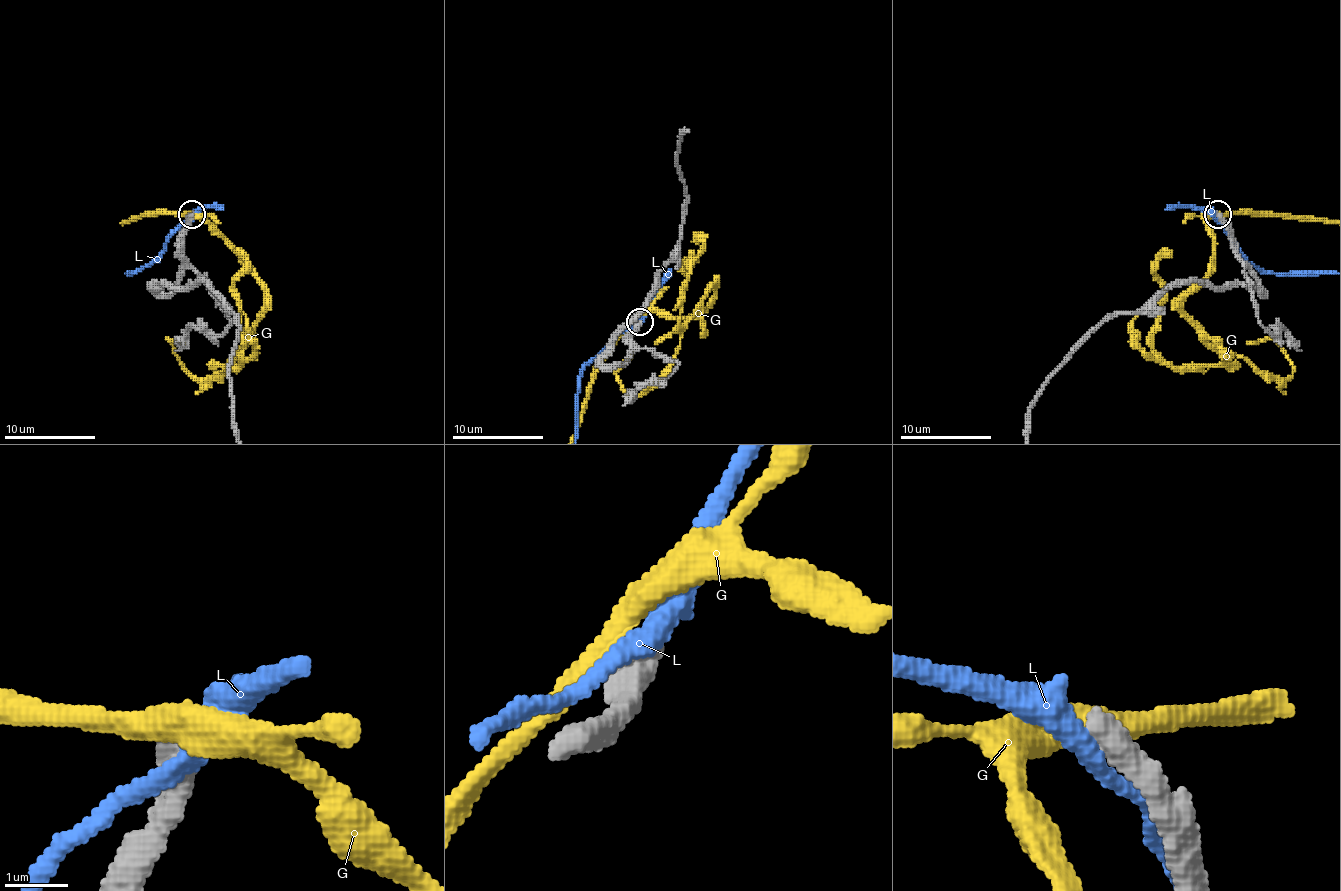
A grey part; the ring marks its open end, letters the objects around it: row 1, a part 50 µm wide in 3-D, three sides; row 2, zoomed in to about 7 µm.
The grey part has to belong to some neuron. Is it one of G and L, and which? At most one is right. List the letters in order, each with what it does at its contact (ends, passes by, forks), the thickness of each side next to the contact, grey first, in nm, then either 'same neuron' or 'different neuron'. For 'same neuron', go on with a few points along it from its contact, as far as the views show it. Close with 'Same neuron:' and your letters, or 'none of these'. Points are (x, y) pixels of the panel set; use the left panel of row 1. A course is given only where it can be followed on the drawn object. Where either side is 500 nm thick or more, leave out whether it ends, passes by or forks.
G: 550 nm thick on the grey side, 400 nm on the other; different neuron
L: 550 nm thick on the grey side, 380 nm on the other; different neuron
Same neuron: none of these

